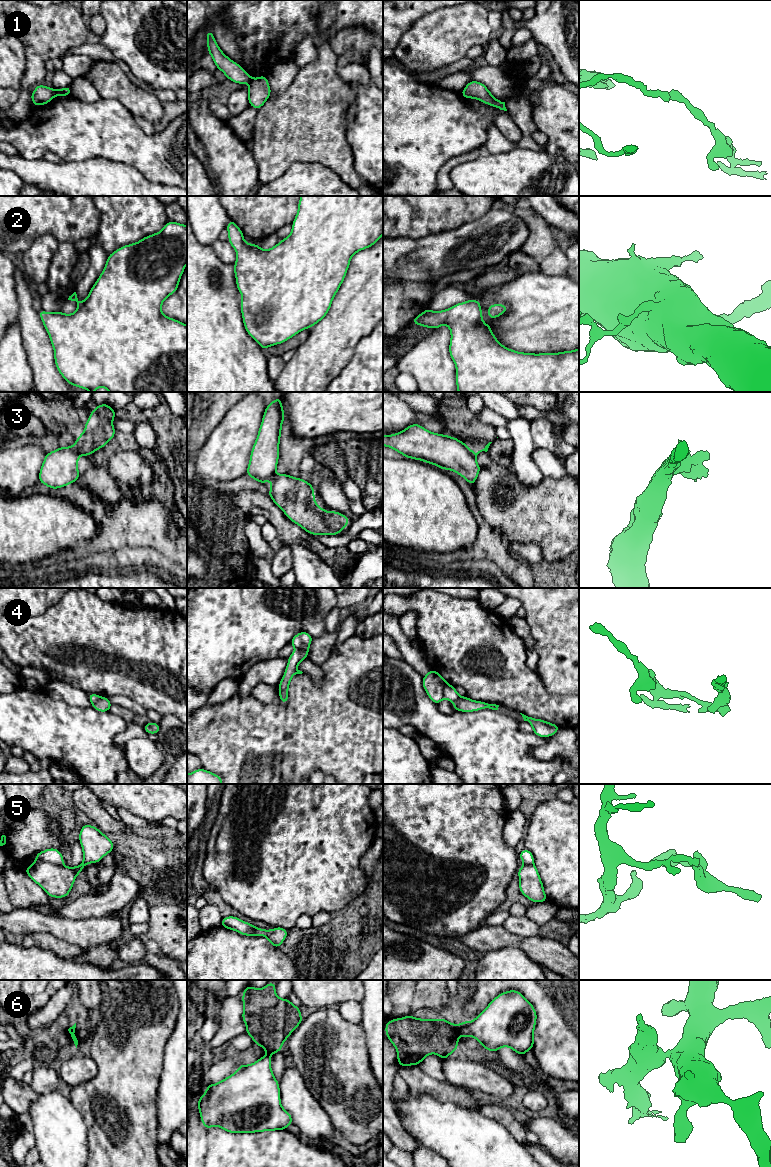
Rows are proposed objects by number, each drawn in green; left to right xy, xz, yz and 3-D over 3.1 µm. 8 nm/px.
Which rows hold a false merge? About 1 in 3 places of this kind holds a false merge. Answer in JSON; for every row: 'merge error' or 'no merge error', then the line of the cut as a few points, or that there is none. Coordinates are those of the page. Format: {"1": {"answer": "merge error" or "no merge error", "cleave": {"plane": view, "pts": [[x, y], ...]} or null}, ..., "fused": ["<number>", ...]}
{"1": {"answer": "merge error", "cleave": {"plane": "xy", "pts": [[55, 91], [56, 95]]}}, "2": {"answer": "no merge error", "cleave": null}, "3": {"answer": "merge error", "cleave": {"plane": "yz", "pts": [[462, 443], [475, 457]]}}, "4": {"answer": "merge error", "cleave": {"plane": "yz", "pts": [[447, 683], [443, 689], [443, 697]]}}, "5": {"answer": "merge error", "cleave": {"plane": "xy", "pts": [[38, 859], [62, 866]]}}, "6": {"answer": "merge error", "cleave": {"plane": "yz", "pts": [[456, 1026], [456, 1031], [459, 1035]]}}, "fused": ["1", "3", "4", "5", "6"]}

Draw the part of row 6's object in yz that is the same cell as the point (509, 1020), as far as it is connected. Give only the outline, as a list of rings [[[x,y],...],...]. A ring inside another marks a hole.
[[[517,990],[500,993],[472,1021],[457,1026],[459,1036],[474,1037],[486,1050],[510,1047],[519,1055],[533,1049],[537,1013]]]

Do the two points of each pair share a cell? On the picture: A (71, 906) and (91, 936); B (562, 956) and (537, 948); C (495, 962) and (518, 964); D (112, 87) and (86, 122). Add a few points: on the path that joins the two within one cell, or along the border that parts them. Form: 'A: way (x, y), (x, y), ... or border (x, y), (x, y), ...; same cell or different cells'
A: border (59, 915), (65, 918), (102, 917); different cells
B: way (556, 956), (543, 950); same cell
C: way (501, 964), (512, 964); same cell
D: border (101, 97), (116, 99), (125, 108); different cells

